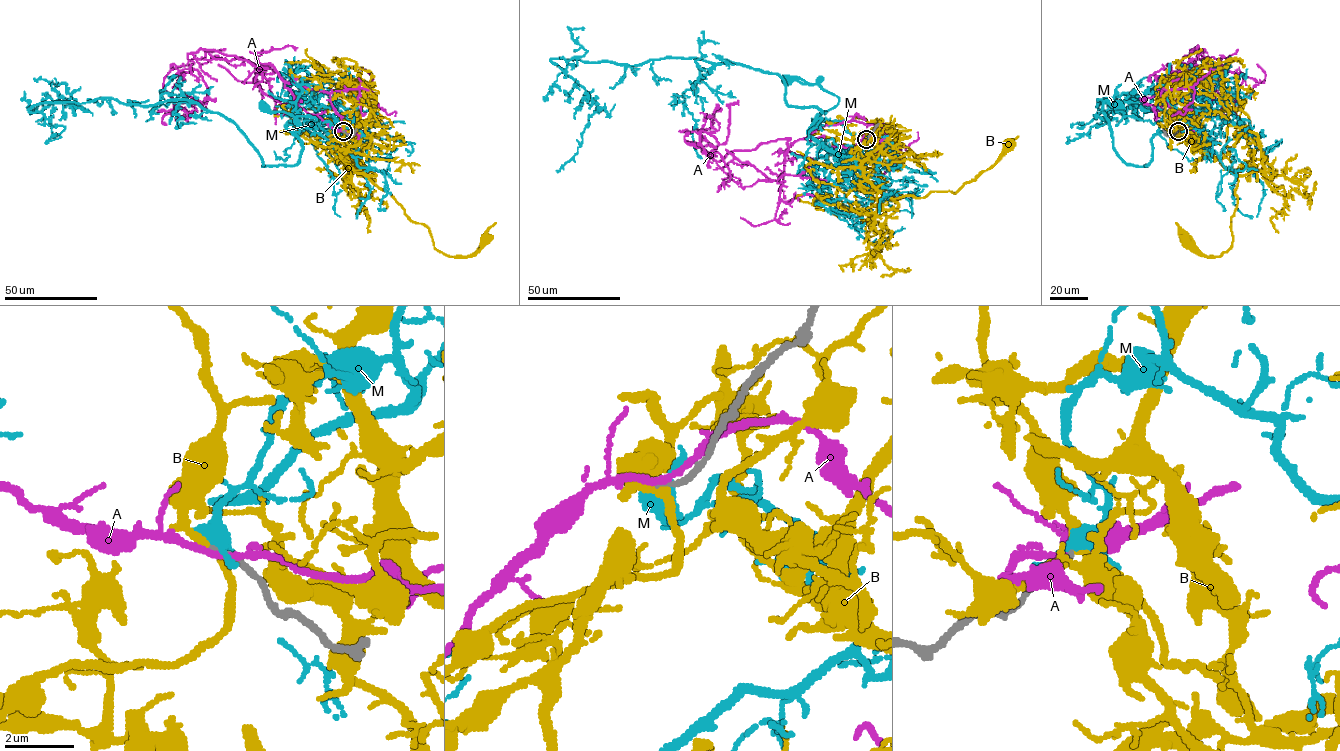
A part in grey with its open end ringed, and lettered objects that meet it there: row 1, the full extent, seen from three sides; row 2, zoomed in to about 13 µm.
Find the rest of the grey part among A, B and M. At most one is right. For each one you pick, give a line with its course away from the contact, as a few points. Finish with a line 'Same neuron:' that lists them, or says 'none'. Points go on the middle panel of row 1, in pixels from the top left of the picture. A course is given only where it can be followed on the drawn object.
B: course (866, 139), (869, 134), (882, 146), (863, 162), (862, 173), (893, 198), (955, 193), (992, 166), (1009, 145)
Same neuron: B

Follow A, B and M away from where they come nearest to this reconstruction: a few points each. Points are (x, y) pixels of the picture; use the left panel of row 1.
A: (344, 131), (306, 112), (270, 64), (264, 70), (200, 48), (177, 83), (195, 99), (179, 105), (183, 113)
B: (344, 131), (350, 121), (359, 141), (340, 156), (423, 223), (436, 249), (469, 256), (487, 237)
M: (344, 131), (347, 123), (354, 122), (337, 128), (286, 125), (316, 119), (265, 108)

